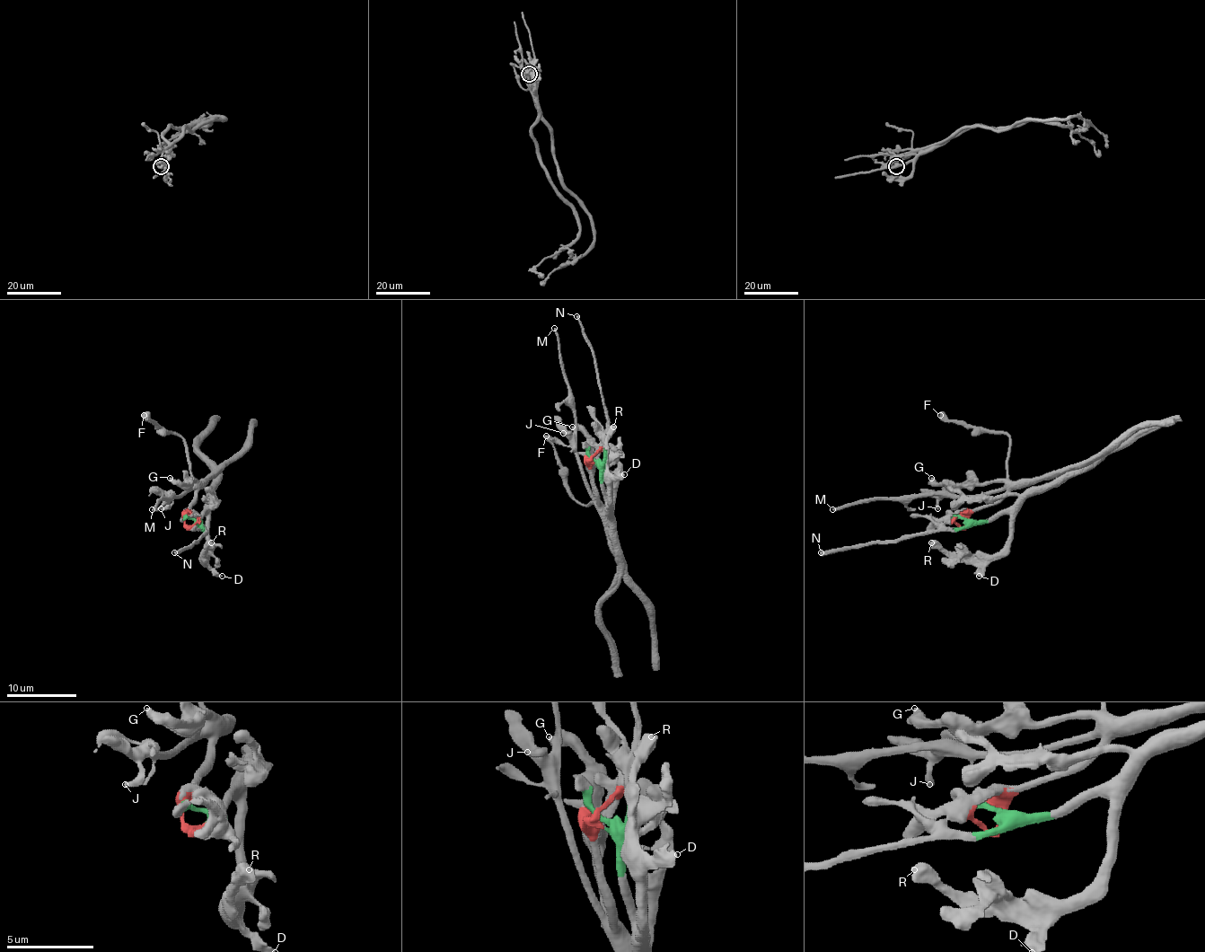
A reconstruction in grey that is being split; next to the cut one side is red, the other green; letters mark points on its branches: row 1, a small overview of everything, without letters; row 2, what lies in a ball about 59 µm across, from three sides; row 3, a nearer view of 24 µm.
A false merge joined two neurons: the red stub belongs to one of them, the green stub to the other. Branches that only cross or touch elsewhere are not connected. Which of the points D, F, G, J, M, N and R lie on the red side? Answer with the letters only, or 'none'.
F, G, J, M

